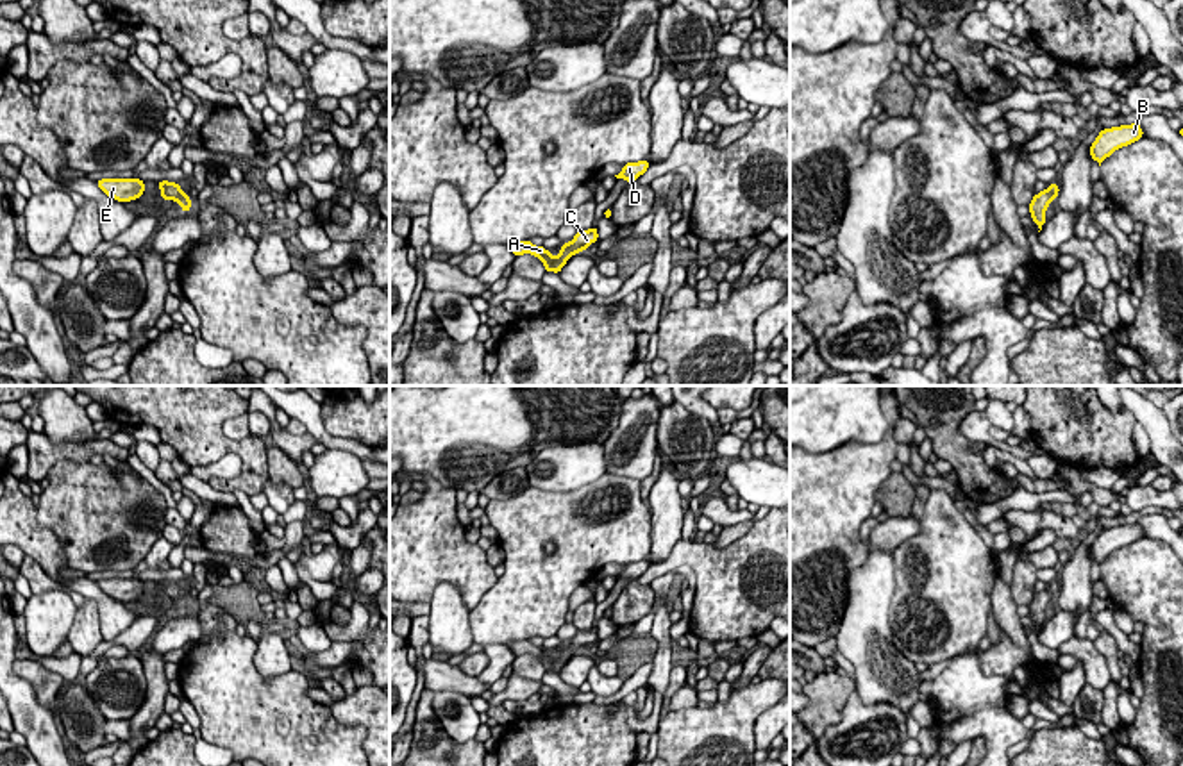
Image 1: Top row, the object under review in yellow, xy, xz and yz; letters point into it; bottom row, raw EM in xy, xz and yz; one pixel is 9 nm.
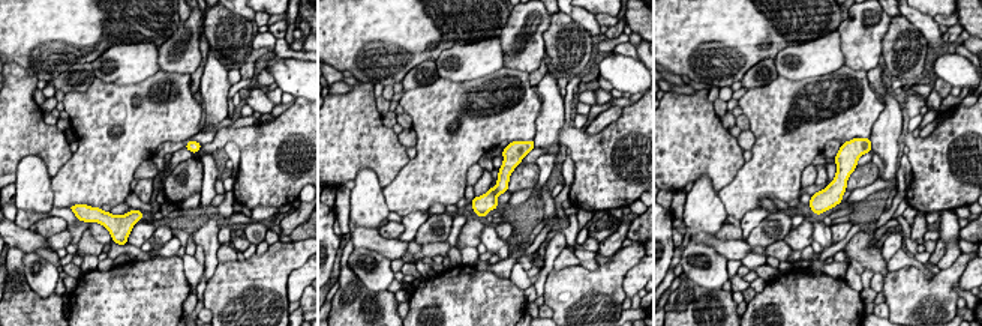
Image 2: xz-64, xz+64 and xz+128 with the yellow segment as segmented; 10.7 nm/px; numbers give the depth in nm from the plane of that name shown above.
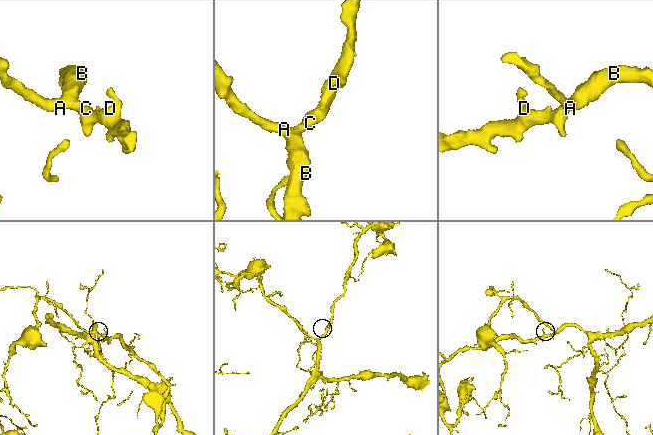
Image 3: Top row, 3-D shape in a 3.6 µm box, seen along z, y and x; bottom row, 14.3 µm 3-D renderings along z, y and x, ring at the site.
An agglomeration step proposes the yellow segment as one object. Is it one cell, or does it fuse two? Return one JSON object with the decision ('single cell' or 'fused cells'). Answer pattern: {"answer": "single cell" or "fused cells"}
{"answer": "single cell"}

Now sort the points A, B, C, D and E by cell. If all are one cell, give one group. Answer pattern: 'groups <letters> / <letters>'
groups A B C D E

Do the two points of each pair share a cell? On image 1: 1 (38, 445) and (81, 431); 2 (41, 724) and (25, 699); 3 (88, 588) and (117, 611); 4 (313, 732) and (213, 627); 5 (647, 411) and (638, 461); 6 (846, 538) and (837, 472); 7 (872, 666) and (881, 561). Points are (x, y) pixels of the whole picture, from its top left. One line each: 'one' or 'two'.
1: two
2: one
3: one
4: one
5: one
6: one
7: one

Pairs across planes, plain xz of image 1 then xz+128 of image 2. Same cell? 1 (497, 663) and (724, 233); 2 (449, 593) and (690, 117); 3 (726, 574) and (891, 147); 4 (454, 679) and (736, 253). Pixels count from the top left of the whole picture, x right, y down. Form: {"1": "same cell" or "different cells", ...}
{"1": "different cells", "2": "different cells", "3": "different cells", "4": "same cell"}

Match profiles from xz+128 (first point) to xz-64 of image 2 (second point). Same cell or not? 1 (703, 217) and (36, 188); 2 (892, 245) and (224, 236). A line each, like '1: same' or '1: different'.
1: same
2: same

